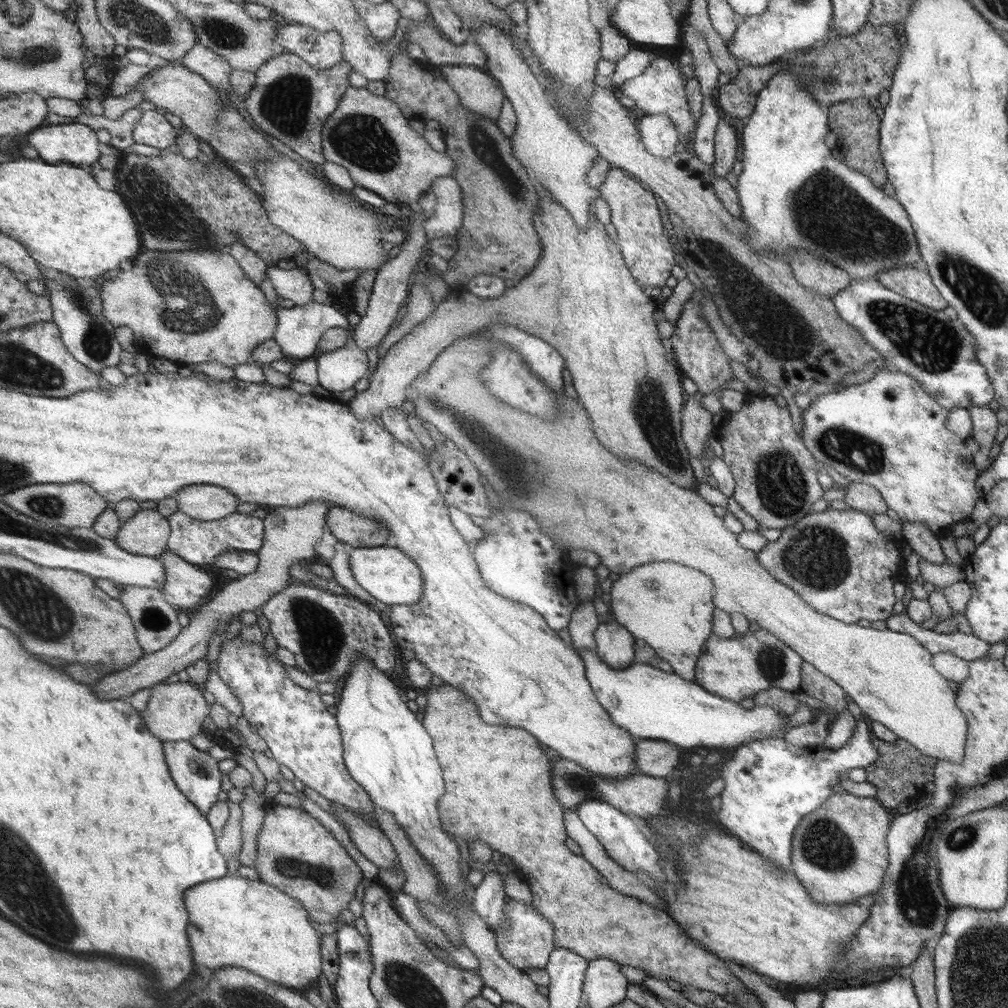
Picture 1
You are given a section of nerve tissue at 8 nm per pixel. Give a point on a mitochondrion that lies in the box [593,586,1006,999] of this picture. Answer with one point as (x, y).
(917, 903)

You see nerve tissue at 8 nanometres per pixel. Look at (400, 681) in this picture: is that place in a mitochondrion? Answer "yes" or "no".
no

